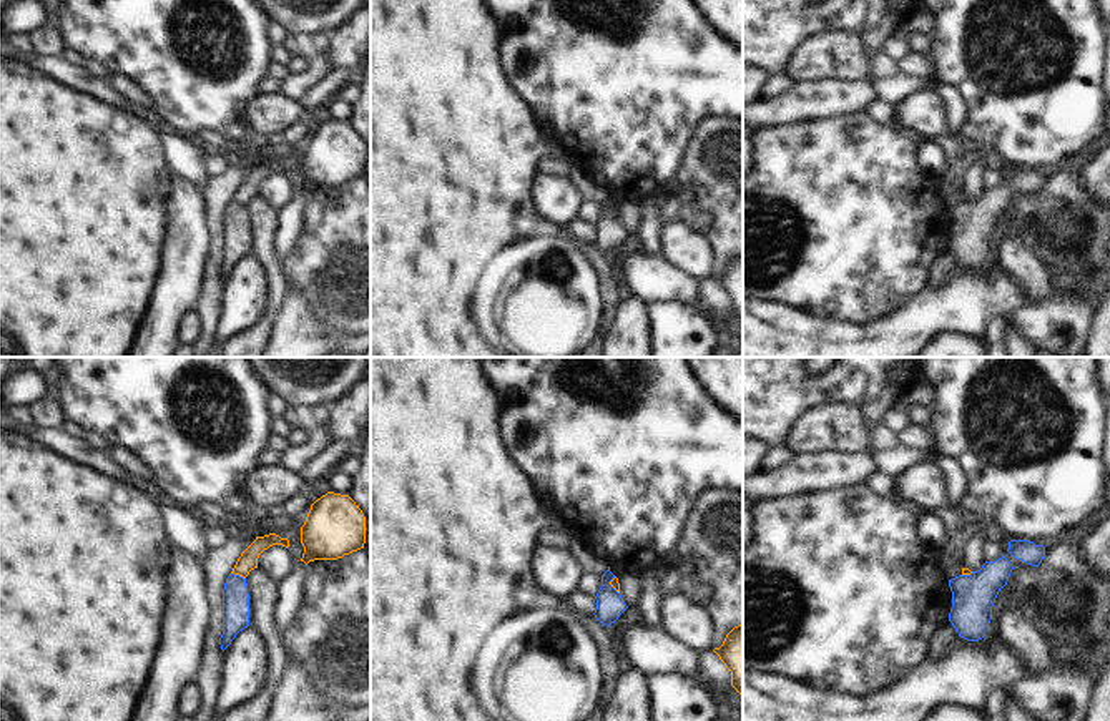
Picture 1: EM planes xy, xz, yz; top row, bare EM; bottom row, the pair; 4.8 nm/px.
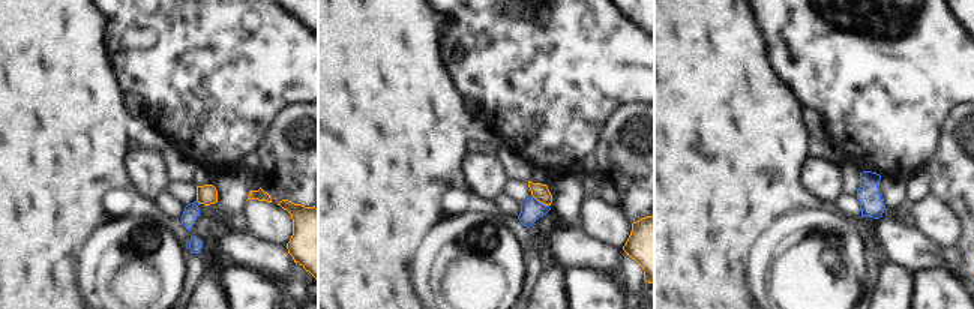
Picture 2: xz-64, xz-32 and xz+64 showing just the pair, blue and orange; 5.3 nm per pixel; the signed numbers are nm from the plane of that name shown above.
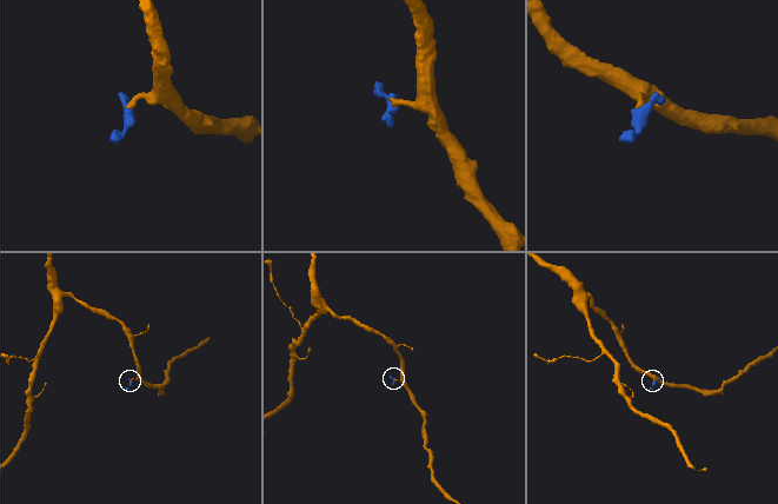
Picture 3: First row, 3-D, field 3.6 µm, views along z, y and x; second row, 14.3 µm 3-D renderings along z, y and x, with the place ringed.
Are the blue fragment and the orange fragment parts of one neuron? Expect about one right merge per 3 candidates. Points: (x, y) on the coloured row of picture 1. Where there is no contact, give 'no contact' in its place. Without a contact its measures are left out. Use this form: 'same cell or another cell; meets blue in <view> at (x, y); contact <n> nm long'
another cell; meets blue in xy at (238, 575); contact 80 nm long

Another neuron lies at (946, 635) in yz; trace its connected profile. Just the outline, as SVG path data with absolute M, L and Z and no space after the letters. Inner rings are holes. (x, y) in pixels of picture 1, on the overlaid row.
M950 621L941 626L931 640L931 650L929 650L927 660L942 658L947 653L947 650L952 646L957 636L959 633L955 631Z

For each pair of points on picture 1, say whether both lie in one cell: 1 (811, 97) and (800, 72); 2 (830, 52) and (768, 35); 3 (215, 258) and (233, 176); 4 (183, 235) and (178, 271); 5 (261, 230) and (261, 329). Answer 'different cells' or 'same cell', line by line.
1: different cells
2: different cells
3: same cell
4: same cell
5: same cell

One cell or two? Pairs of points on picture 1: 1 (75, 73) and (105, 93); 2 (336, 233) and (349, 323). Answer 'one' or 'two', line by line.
1: one
2: one

